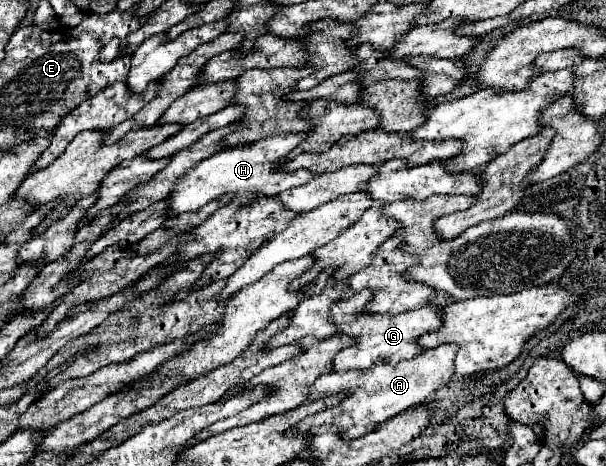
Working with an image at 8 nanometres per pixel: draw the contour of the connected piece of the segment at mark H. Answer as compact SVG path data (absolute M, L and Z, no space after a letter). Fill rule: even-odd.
M282 133L282 135L270 135L266 139L260 139L252 147L236 147L226 149L222 153L216 153L210 159L204 159L200 165L190 169L174 187L170 193L170 215L180 215L186 211L198 211L206 203L220 199L226 193L234 193L242 203L248 201L252 193L266 193L268 197L276 197L278 193L304 185L316 177L316 173L308 169L298 171L282 171L280 159L284 159L292 149L300 145L300 141L306 139L306 133Z

